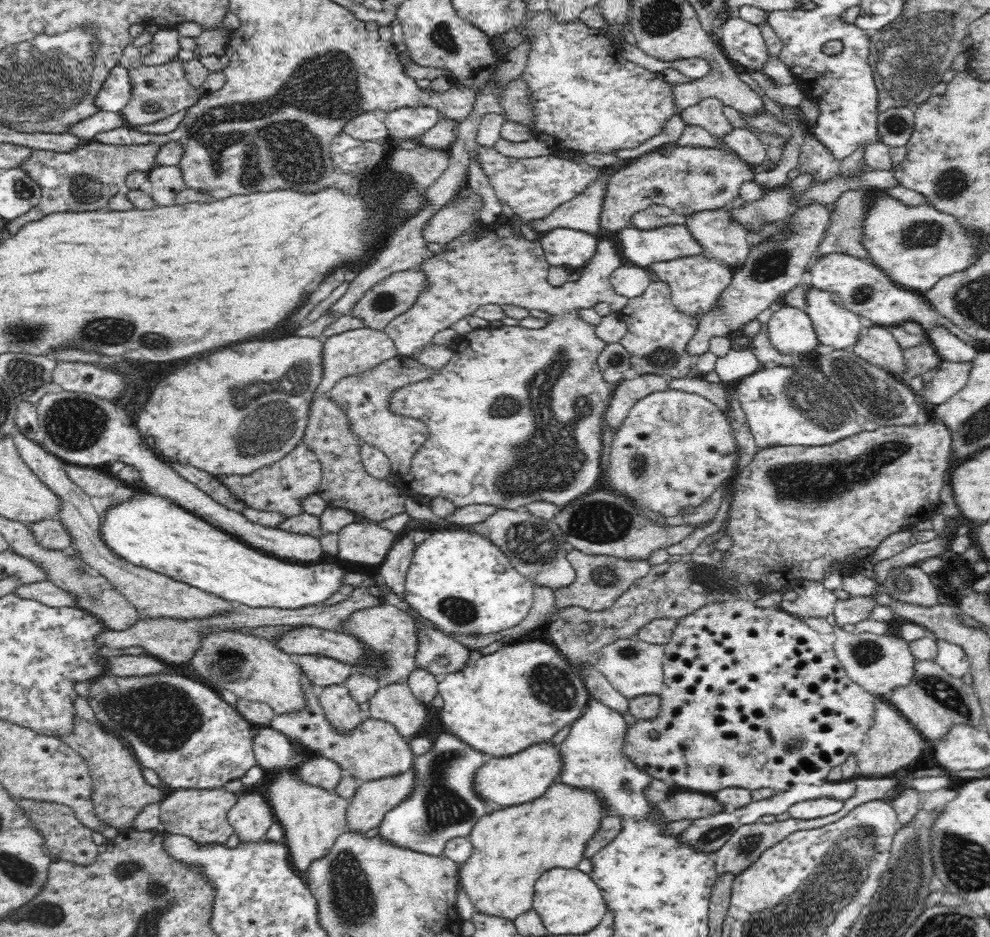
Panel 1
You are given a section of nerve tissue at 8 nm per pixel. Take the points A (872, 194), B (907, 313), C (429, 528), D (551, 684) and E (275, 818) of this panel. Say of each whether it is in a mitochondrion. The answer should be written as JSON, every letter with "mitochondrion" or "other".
{"A":"other","B":"other","C":"other","D":"mitochondrion","E":"other"}

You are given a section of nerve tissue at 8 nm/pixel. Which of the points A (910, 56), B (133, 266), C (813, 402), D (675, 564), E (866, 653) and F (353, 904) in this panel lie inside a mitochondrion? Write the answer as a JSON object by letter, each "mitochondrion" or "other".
{"A":"mitochondrion","B":"other","C":"mitochondrion","D":"other","E":"mitochondrion","F":"mitochondrion"}

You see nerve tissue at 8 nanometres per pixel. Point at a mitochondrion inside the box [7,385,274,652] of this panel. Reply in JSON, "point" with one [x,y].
{"point":[78,422]}

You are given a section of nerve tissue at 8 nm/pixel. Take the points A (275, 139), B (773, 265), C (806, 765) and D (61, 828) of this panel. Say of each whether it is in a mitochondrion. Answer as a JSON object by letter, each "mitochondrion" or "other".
{"A":"mitochondrion","B":"mitochondrion","C":"other","D":"other"}

